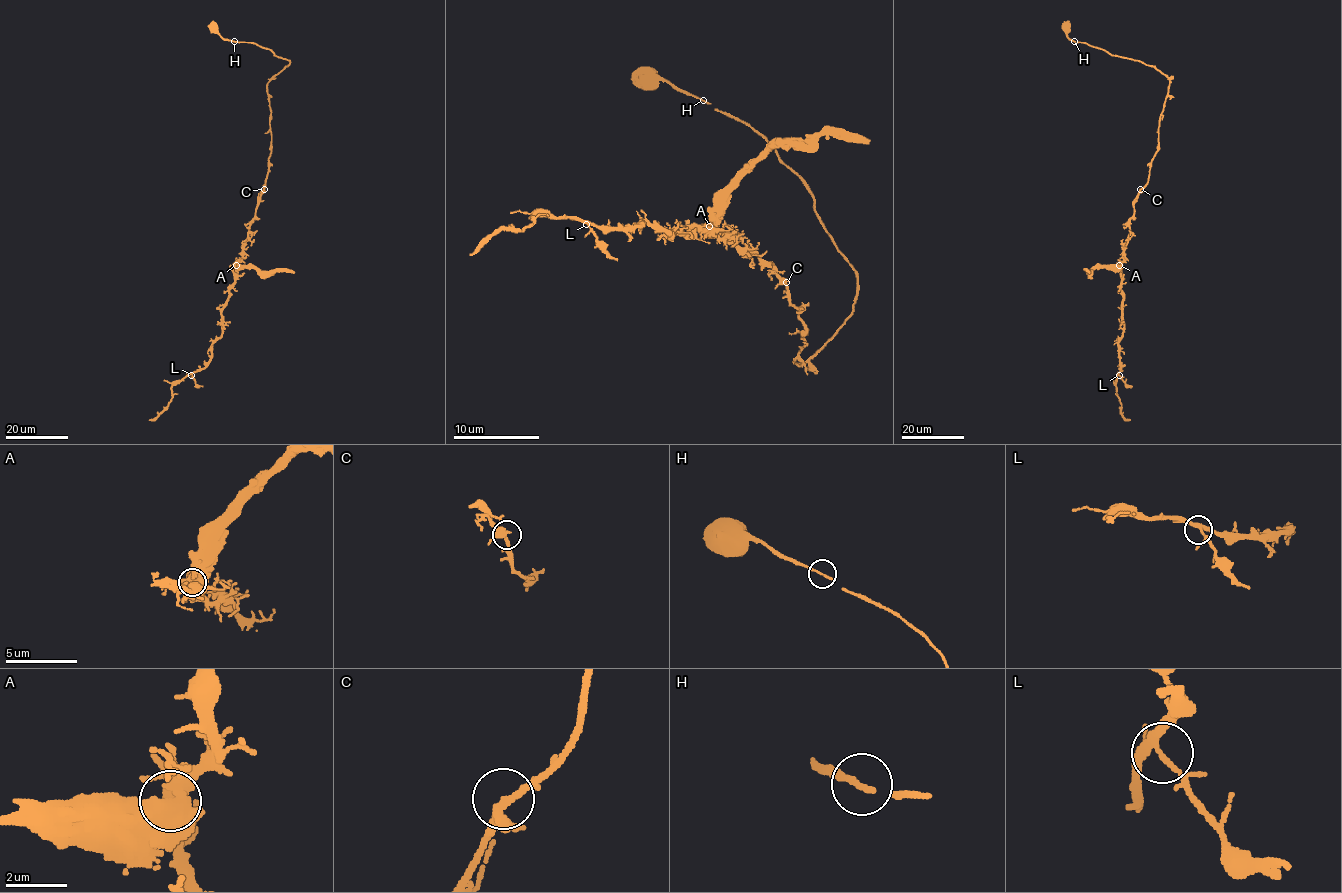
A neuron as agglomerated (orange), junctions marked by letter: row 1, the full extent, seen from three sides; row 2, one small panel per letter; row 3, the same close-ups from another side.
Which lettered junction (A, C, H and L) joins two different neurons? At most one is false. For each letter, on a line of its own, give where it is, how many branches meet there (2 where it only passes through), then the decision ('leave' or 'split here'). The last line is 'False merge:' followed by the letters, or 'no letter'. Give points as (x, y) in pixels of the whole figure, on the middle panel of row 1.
A: (709, 226) | 6 | split here
C: (786, 282) | 3 | leave
H: (703, 100) | 1 | leave
L: (586, 224) | 3 | leave
False merge: A

